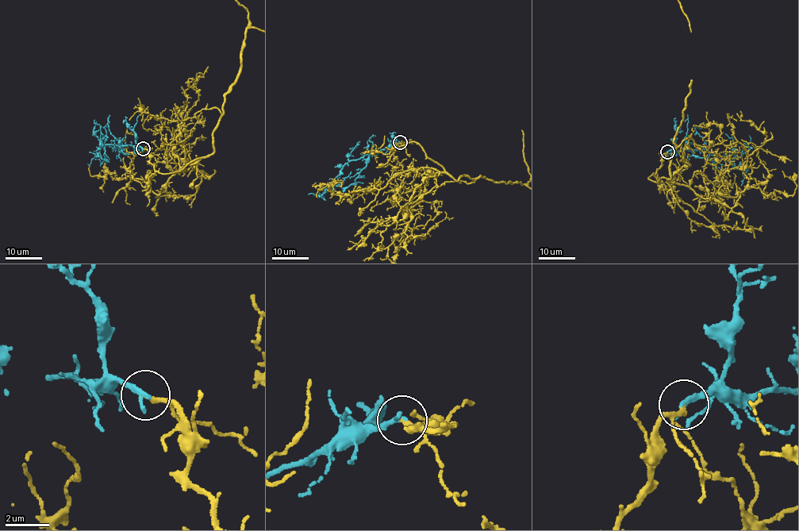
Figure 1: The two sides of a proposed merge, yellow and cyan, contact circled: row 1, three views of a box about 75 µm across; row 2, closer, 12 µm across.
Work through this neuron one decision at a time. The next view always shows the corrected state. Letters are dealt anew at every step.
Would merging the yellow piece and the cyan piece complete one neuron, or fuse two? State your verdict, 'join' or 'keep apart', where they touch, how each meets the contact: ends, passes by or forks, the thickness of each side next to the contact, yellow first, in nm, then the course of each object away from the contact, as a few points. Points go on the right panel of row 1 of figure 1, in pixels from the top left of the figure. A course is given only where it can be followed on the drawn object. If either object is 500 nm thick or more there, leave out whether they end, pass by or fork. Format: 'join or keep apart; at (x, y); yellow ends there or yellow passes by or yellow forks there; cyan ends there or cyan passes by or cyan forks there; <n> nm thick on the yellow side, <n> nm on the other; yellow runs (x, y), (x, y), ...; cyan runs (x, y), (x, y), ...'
join; at (667, 151); yellow ends there; cyan ends there; 220 nm thick on the yellow side, 280 nm on the other; cyan runs (667, 151), (683, 149), (710, 161), (724, 158), (732, 162), (748, 150), (749, 135)

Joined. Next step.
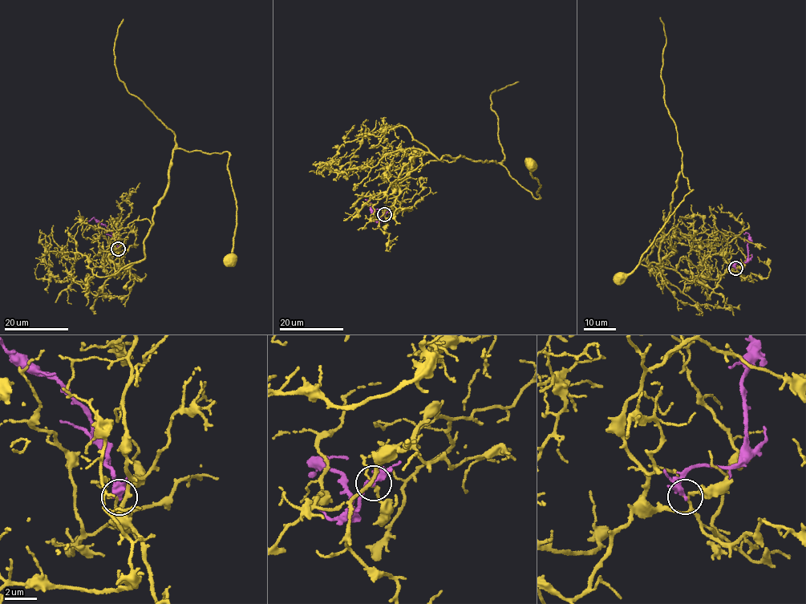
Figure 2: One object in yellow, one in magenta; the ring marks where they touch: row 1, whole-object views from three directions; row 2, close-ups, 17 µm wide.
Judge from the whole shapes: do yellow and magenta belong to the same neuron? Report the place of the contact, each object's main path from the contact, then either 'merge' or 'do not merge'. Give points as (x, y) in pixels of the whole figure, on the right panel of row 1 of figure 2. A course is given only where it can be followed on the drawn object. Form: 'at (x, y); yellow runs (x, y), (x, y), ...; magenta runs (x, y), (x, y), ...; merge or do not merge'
at (735, 268); yellow runs (735, 268), (725, 272), (712, 289), (655, 265), (681, 169), (692, 190), (637, 267), (618, 278); magenta runs (735, 268), (735, 265), (747, 260), (747, 244), (750, 238), (747, 232), (744, 233); do not merge

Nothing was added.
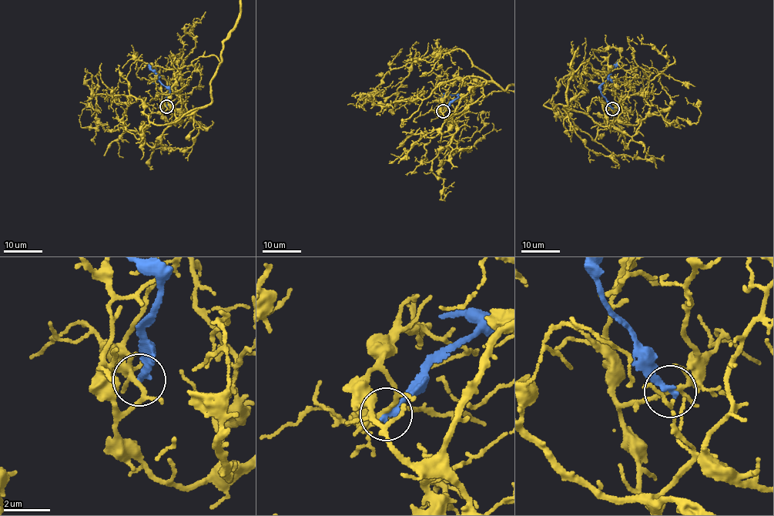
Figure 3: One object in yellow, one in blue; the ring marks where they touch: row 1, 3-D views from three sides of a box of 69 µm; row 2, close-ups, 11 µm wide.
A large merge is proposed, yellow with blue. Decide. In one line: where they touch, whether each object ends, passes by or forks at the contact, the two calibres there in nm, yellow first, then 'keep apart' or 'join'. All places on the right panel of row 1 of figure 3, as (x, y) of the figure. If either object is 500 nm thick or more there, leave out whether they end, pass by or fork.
(612, 108) | yellow forks | blue ends | 150/260 nm | keep apart

